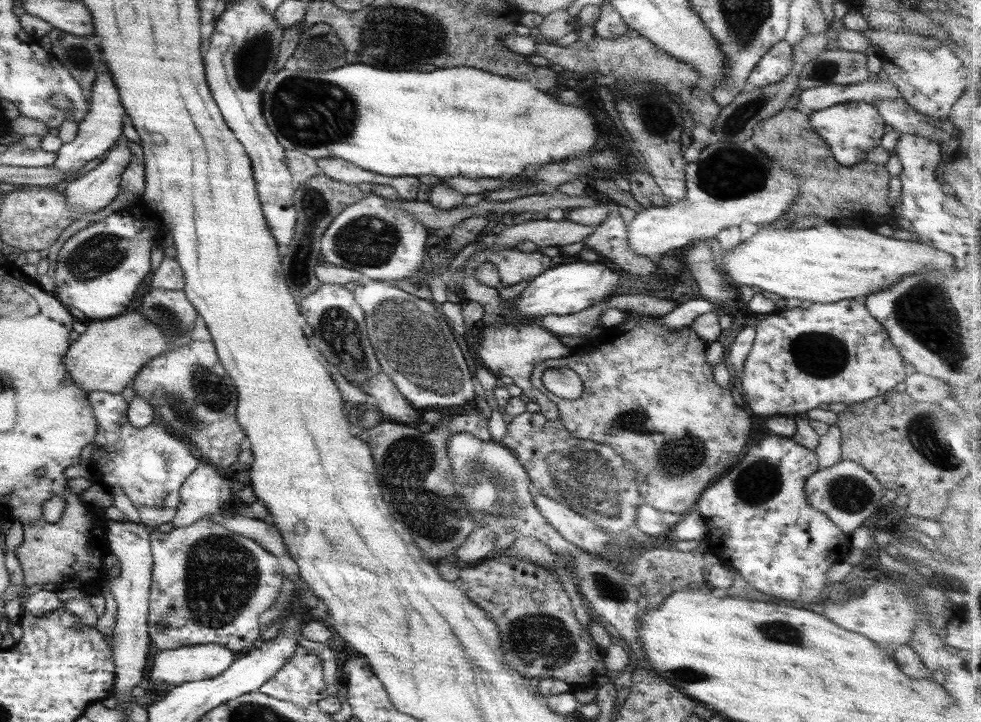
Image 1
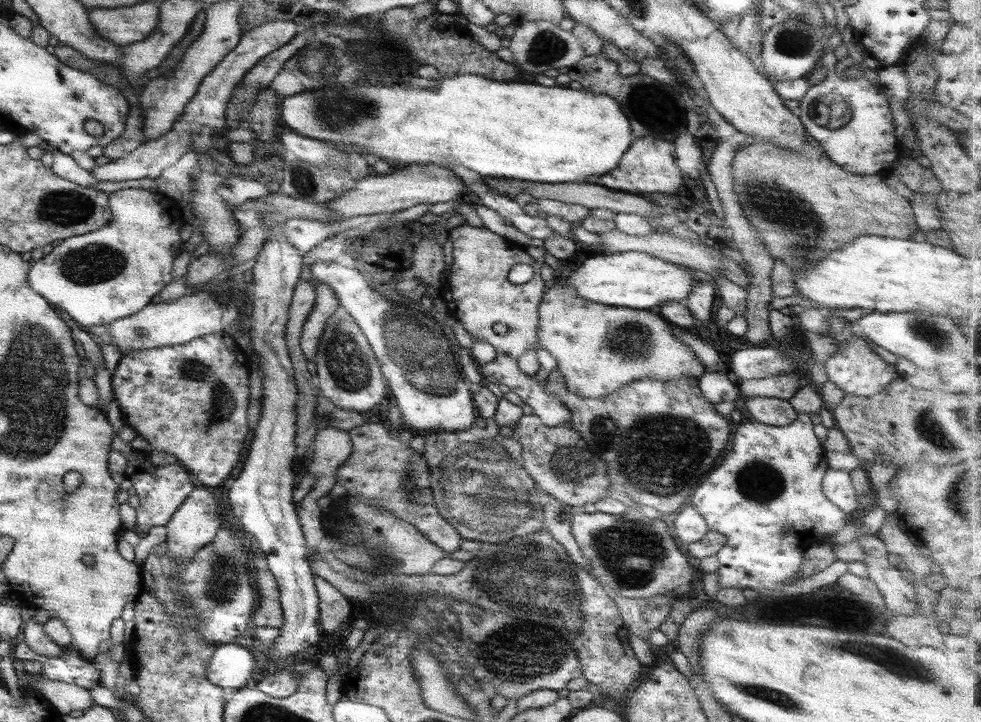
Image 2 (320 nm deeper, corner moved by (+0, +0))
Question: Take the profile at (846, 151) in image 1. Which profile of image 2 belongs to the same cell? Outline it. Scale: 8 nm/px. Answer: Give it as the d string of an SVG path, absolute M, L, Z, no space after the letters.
M827 68L826 70L823 80L809 85L805 94L798 100L797 115L804 132L821 146L829 160L845 172L865 176L881 174L881 170L888 168L899 154L897 151L899 142L894 136L892 116L882 89L867 81L863 75L857 79L841 79L838 76L840 73L838 69Z

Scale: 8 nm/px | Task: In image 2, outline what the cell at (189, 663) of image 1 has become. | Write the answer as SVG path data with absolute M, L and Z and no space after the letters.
M217 645L215 652L209 657L205 678L229 693L234 692L252 685L257 662L254 652L249 652L241 645Z

